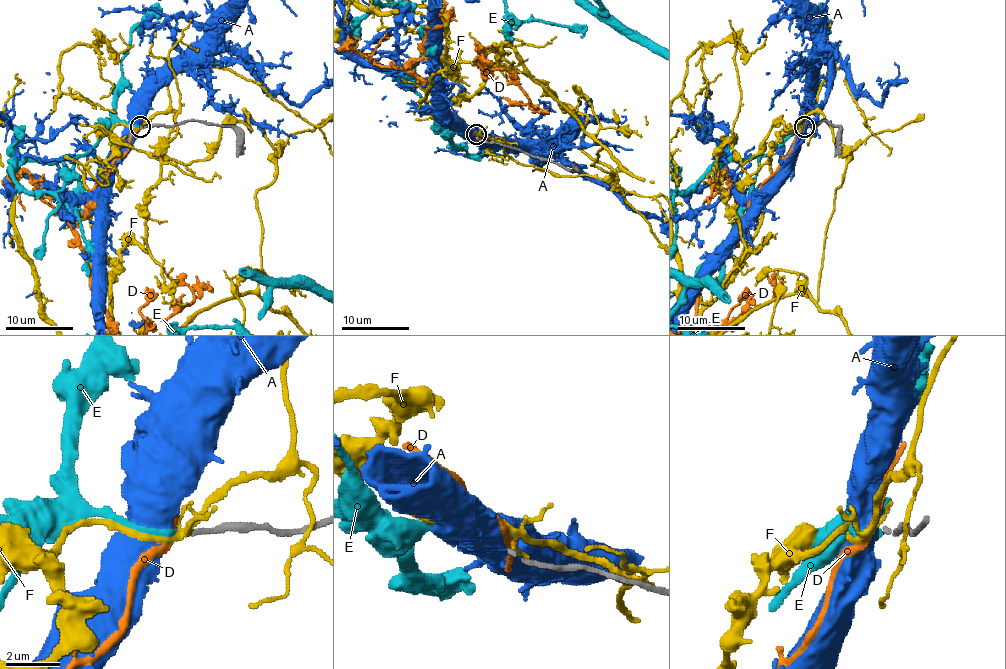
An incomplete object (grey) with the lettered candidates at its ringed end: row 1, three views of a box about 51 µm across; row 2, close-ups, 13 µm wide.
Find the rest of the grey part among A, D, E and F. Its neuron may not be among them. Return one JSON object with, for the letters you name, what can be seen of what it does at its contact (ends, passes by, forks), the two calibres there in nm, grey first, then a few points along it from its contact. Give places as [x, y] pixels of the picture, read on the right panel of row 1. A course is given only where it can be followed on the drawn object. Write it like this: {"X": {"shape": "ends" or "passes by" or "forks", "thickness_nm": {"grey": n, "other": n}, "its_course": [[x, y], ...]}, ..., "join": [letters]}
{"E": {"shape": "ends", "thickness_nm": {"grey": 130, "other": 200}}, "join": ["E"]}

